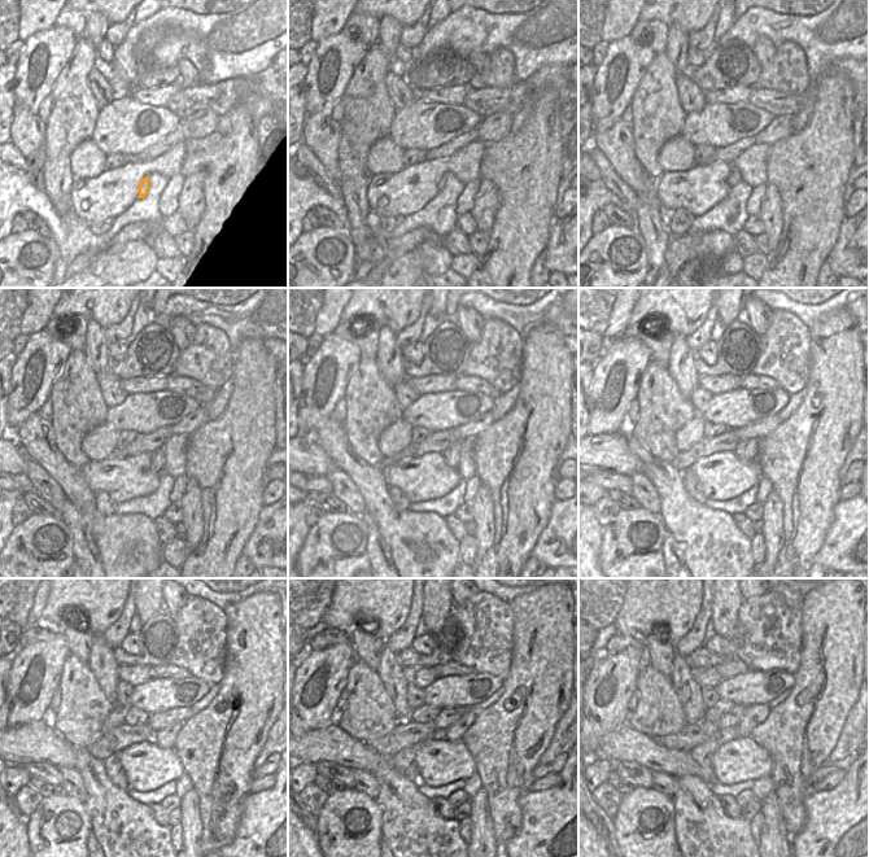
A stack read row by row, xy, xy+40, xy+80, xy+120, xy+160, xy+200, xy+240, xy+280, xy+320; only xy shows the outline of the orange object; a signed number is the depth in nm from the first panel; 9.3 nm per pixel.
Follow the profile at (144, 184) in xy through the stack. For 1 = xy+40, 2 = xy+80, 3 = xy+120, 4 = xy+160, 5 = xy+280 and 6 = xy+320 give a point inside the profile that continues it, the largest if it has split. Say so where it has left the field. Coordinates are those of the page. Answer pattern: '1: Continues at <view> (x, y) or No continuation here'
1: Continues at xy+40 (441, 180)
2: Continues at xy+80 (734, 176)
3: Continues at xy+120 (157, 457)
4: Continues at xy+160 (452, 454)
5: Continues at xy+280 (454, 733)
6: Continues at xy+320 (754, 715)

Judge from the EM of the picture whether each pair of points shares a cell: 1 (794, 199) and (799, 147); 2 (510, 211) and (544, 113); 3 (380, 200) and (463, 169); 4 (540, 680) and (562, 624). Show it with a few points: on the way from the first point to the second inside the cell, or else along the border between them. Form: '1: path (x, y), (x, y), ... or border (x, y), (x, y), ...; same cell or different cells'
1: path (797, 186), (799, 183), (799, 160); same cell
2: path (527, 187), (529, 161), (537, 147), (538, 138); same cell
3: path (401, 193), (409, 191), (428, 171), (442, 166); same cell
4: path (541, 665), (542, 643), (547, 638); same cell

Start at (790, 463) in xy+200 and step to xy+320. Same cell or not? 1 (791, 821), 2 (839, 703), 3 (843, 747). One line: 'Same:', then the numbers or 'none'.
Same: 1, 2

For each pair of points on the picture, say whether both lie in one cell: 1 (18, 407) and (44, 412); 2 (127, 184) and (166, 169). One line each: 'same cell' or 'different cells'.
1: different cells
2: same cell

